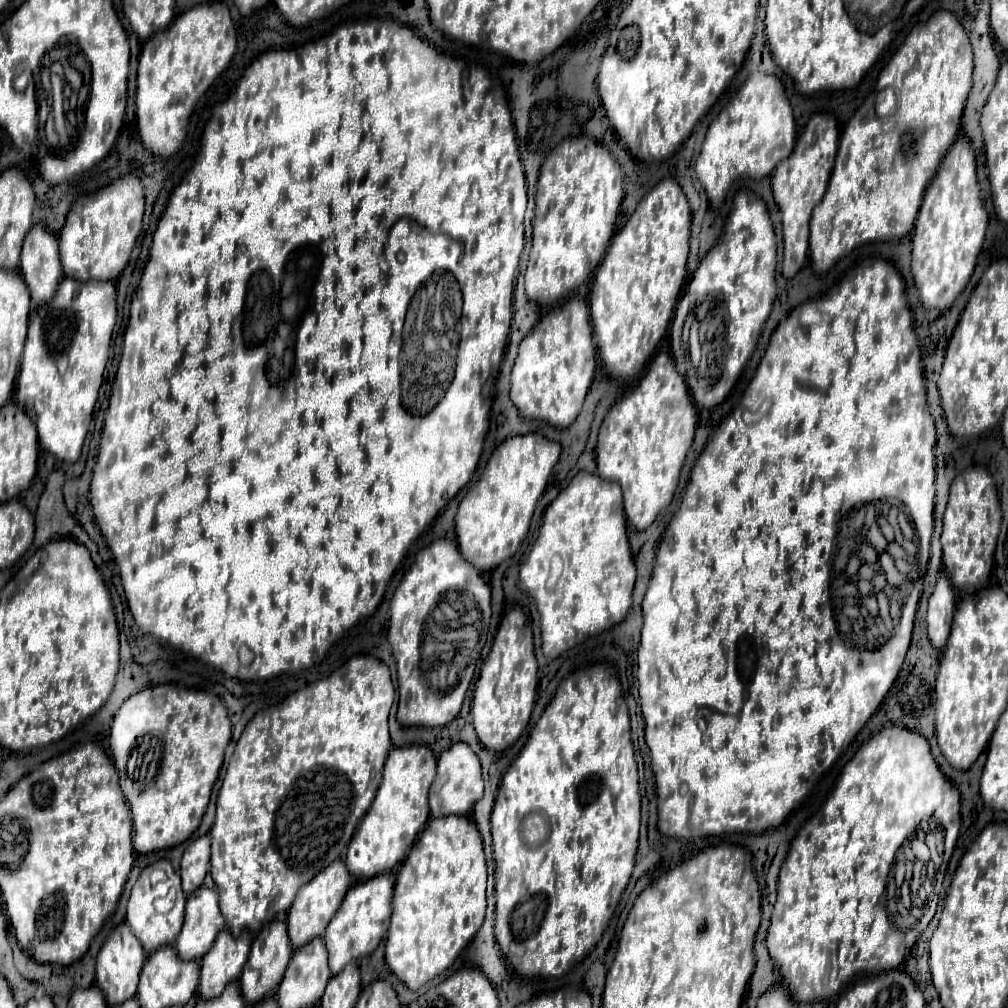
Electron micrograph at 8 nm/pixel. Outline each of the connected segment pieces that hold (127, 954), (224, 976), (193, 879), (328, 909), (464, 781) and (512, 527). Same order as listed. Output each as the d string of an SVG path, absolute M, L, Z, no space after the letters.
M126 922L122 926L118 926L114 932L110 932L110 936L106 938L104 946L100 948L100 954L96 960L96 986L102 990L108 1006L118 1006L136 996L136 986L140 980L144 962L146 962L146 956L144 956L142 944L132 934L132 930Z
M228 930L214 942L214 950L200 962L198 998L218 998L228 982L236 982L242 974L242 966L250 954L252 938L234 938Z
M206 834L206 836L194 840L182 856L180 876L182 876L184 894L192 894L194 890L198 890L202 886L208 866L210 866L210 836Z
M338 860L338 862L332 862L326 870L322 870L322 874L316 874L306 886L302 886L298 890L294 906L288 912L288 924L286 924L288 926L290 942L292 942L294 948L304 946L312 938L324 936L324 930L326 930L328 922L332 920L332 916L336 914L336 910L340 908L340 904L344 900L344 894L348 892L350 884L352 884L350 872L346 870L344 862Z
M454 744L448 750L444 750L438 758L438 772L430 786L430 810L434 818L440 816L466 816L472 812L474 804L482 798L484 782L482 782L482 770L480 760L472 752L468 744Z
M526 434L526 436L508 438L504 444L500 444L492 452L480 480L464 496L464 500L458 506L458 514L456 514L458 546L460 546L462 556L470 564L474 564L480 570L494 570L500 562L510 558L520 548L522 540L528 534L536 502L542 496L542 492L544 492L544 488L548 484L548 478L552 474L552 468L556 466L558 458L560 458L560 446L556 442L550 442L550 440L542 438L540 434Z

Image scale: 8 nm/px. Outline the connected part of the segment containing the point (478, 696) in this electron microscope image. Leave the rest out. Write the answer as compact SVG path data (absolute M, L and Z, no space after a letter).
M514 606L506 612L504 620L500 622L490 656L484 662L484 668L476 682L472 700L472 724L478 740L488 750L502 754L522 736L536 702L536 672L538 666L534 656L530 620L520 606Z

